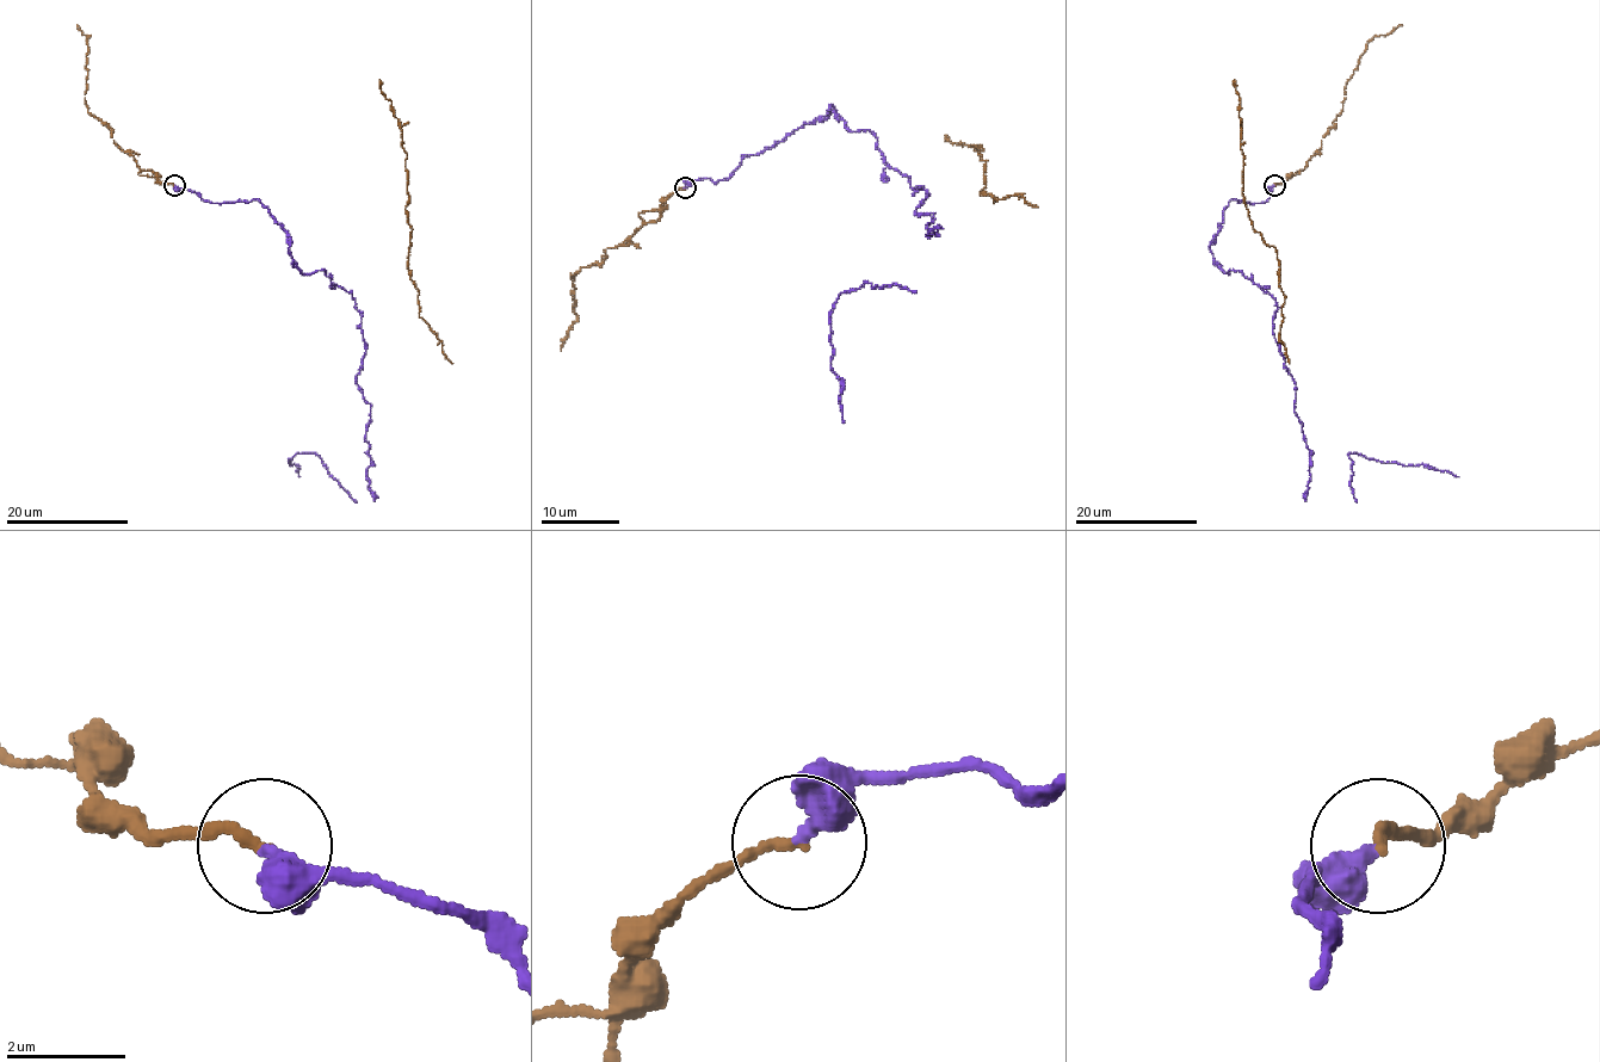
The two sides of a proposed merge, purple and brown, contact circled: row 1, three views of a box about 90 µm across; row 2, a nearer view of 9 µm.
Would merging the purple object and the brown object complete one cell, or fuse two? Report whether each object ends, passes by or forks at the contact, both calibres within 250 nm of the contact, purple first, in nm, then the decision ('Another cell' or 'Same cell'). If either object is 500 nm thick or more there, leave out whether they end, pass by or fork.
At the ring purple ends. At the ring brown ends. Thickness 360 nm (purple) against 160 nm. Same cell

